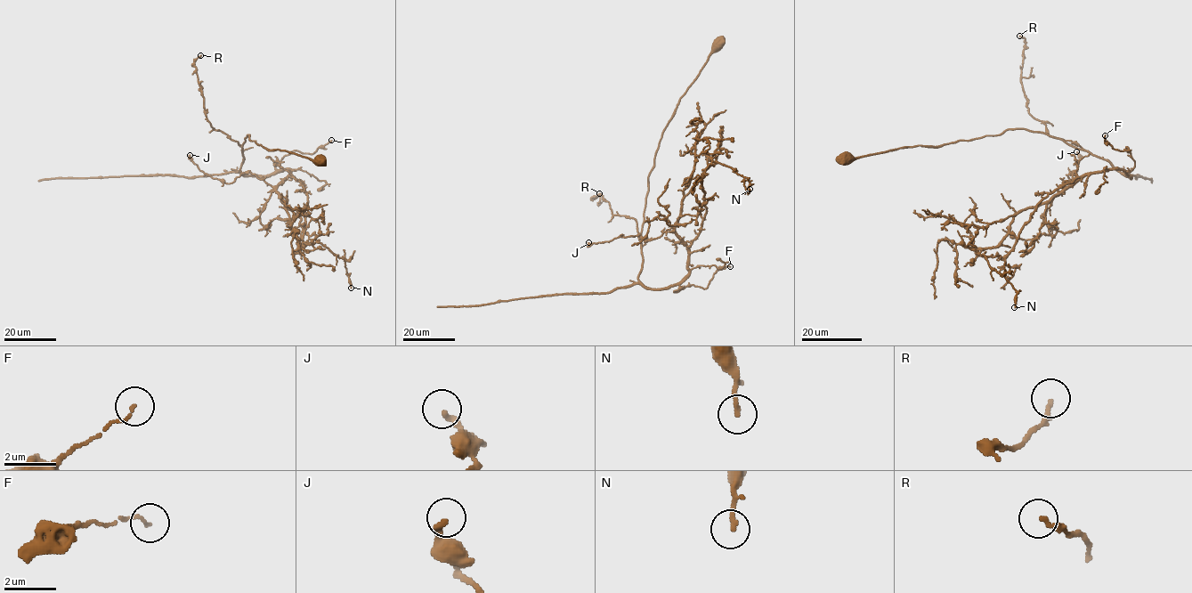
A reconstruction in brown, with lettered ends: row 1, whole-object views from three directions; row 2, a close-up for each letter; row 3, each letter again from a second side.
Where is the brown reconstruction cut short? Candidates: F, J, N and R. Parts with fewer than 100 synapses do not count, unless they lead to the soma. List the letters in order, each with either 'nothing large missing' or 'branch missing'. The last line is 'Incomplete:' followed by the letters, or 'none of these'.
F: nothing large missing
J: nothing large missing
N: nothing large missing
R: nothing large missing
Incomplete: none of these

